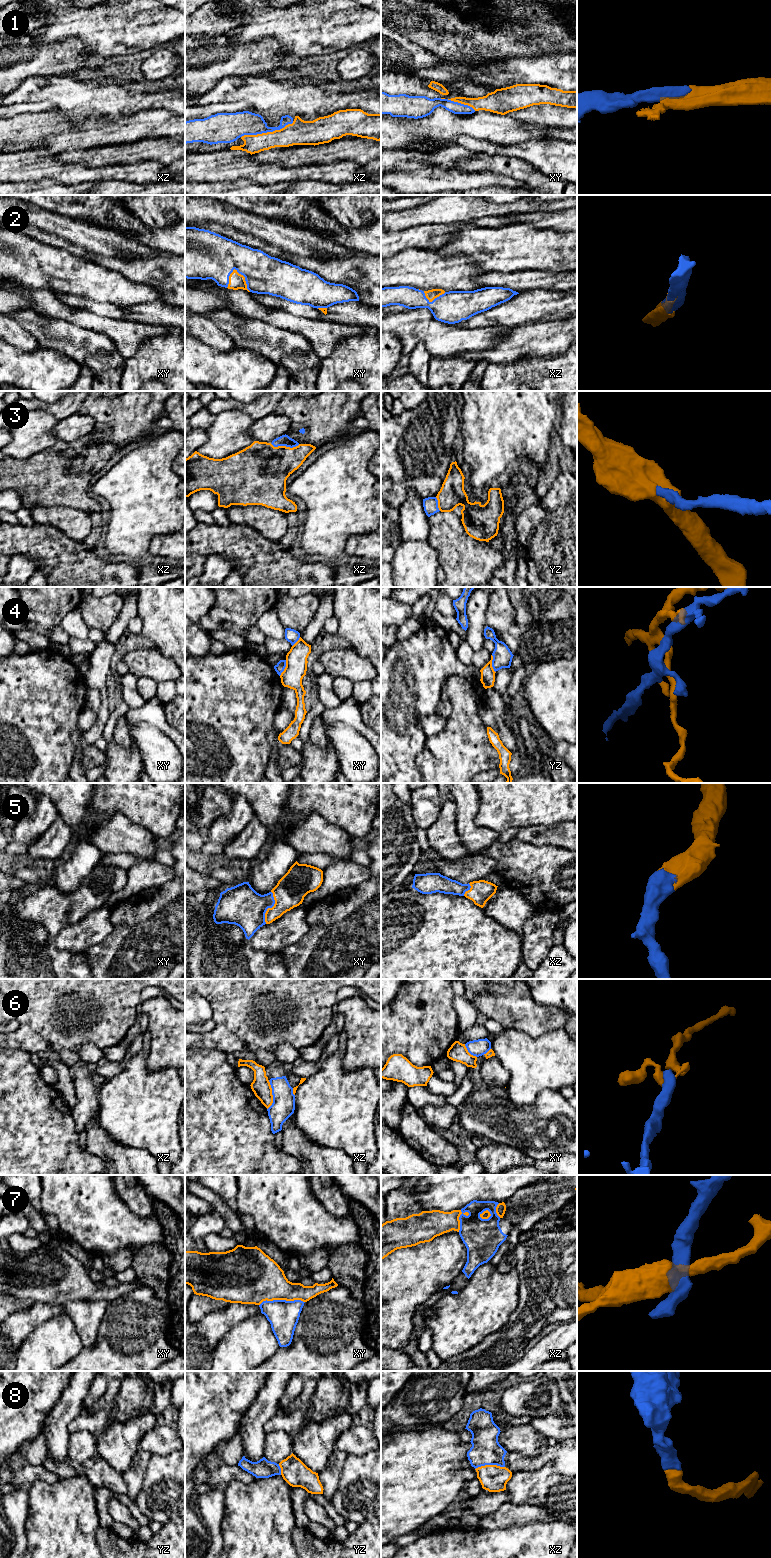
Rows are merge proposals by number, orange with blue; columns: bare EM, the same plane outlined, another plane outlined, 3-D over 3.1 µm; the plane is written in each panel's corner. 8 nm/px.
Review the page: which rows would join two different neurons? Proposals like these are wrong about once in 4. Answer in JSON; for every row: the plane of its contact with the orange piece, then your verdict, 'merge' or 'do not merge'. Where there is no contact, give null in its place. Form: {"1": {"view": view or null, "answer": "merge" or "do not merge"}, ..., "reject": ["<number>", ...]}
{"1": {"view": "xz", "answer": "merge"}, "2": {"view": "xy", "answer": "merge"}, "3": {"view": "xz", "answer": "merge"}, "4": {"view": "yz", "answer": "do not merge"}, "5": {"view": "xy", "answer": "merge"}, "6": {"view": "xz", "answer": "do not merge"}, "7": {"view": "xy", "answer": "do not merge"}, "8": {"view": "xz", "answer": "merge"}, "reject": ["4", "6", "7"]}

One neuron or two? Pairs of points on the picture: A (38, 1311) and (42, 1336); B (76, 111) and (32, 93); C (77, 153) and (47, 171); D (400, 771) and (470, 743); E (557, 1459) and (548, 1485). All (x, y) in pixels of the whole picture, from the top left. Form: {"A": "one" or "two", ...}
{"A": "two", "B": "one", "C": "two", "D": "two", "E": "two"}

